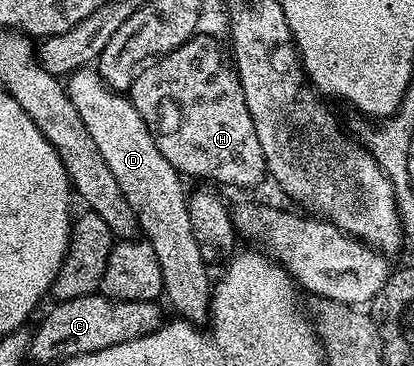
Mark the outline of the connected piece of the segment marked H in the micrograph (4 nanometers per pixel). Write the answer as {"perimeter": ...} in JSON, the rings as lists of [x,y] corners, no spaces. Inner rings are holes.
{"perimeter":[[[198,33],[181,47],[142,66],[127,94],[139,117],[143,117],[155,145],[159,145],[159,153],[163,153],[182,176],[194,175],[197,181],[226,183],[229,187],[253,187],[261,178],[266,178],[263,145],[259,145],[255,121],[251,121],[234,64],[211,36]]]}

